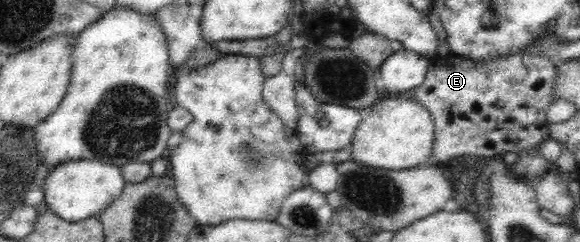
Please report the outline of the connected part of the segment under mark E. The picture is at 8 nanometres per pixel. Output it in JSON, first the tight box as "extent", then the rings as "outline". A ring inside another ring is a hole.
{"extent":[412,52,556,162],"outline":[[[529,52],[475,62],[454,54],[430,58],[425,78],[412,91],[433,119],[430,161],[445,162],[464,154],[500,158],[503,152],[517,153],[550,138],[547,108],[555,99],[555,75],[556,65],[549,58]]]}

